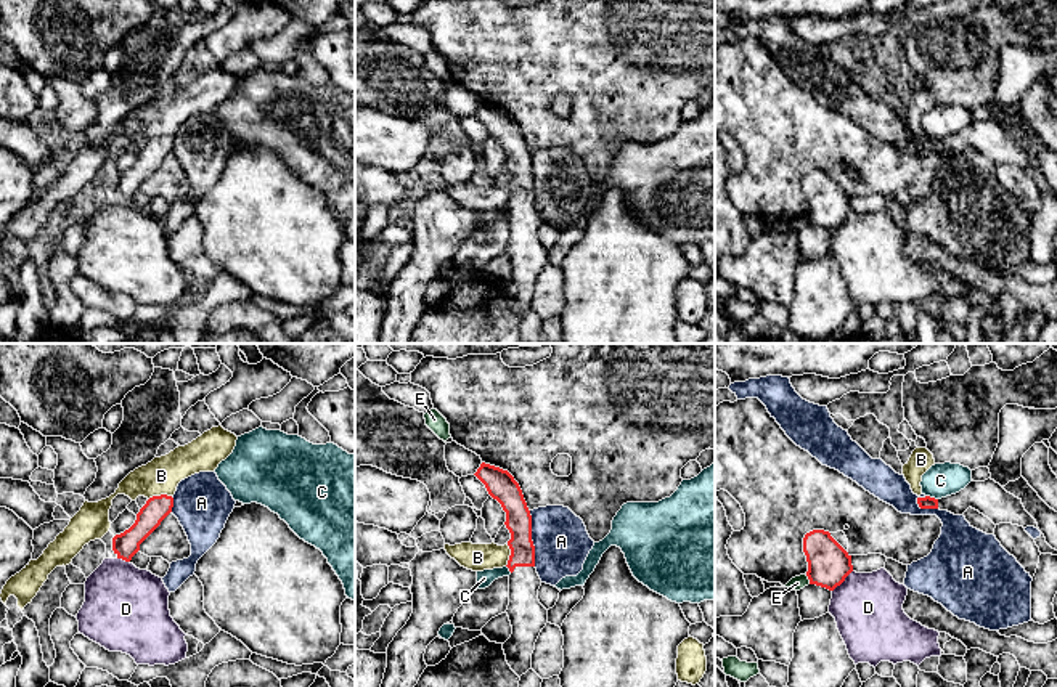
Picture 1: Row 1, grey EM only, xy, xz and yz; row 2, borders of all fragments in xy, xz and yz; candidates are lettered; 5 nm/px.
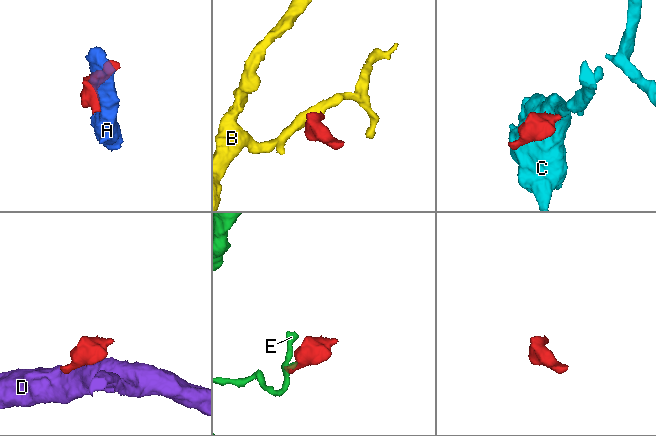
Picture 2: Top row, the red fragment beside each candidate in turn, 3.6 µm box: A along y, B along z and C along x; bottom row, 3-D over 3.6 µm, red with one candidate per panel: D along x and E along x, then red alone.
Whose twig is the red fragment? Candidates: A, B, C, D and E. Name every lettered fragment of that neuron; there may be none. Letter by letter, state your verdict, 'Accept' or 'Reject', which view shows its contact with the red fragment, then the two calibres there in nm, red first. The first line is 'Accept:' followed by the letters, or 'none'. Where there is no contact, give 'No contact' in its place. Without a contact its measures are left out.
Accept: none
A: Reject. Touches red in xz. Thickness 130 nm (red) against 280 nm
B: Reject. Touches red in xy. Thickness 120 nm (red) against 180 nm
C: Reject. Touches red in yz. Thickness 60 nm (red) against 170 nm
D: Reject. Touches red in yz. Thickness 220 nm (red) against 360 nm
E: Reject. Touches red in yz. Thickness 220 nm (red) against 70 nm

